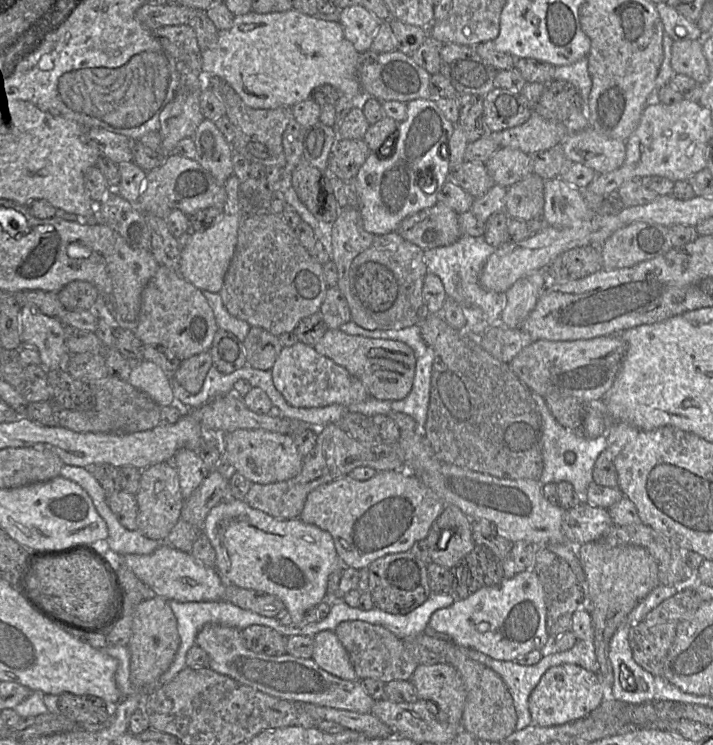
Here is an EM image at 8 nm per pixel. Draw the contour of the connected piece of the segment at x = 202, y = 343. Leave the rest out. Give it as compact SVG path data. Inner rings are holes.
M158 266L141 294L138 326L134 331L144 345L169 349L179 360L210 350L218 330L212 308L202 291L184 279L178 271Z

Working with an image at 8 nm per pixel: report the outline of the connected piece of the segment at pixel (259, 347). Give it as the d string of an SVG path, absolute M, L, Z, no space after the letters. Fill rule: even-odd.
M251 327L242 342L247 365L259 370L271 370L283 348L277 336L260 327Z

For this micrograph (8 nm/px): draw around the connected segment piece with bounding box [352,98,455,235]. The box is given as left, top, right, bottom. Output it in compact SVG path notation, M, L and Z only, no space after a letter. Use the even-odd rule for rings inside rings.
M434 100L409 101L406 118L398 124L395 136L383 152L370 152L352 181L363 228L373 235L394 232L405 217L436 205L438 193L450 179L447 141L455 124L447 120Z

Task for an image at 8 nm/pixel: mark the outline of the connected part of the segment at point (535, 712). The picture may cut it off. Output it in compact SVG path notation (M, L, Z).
M561 664L549 668L529 696L528 708L532 725L560 726L588 716L607 698L598 675L575 664Z

